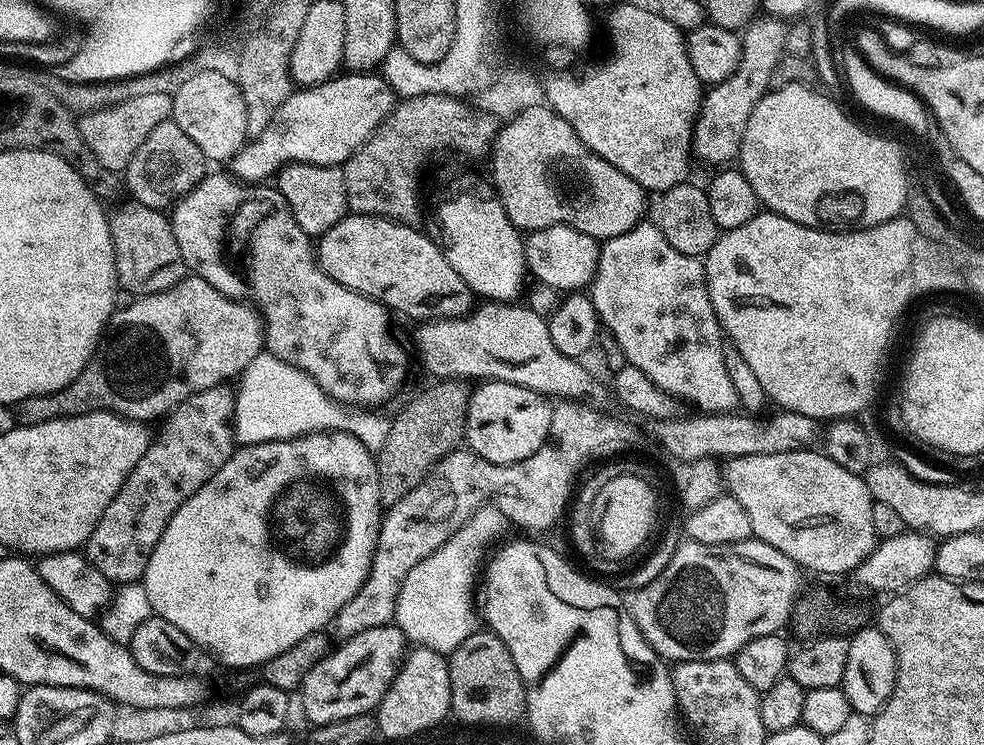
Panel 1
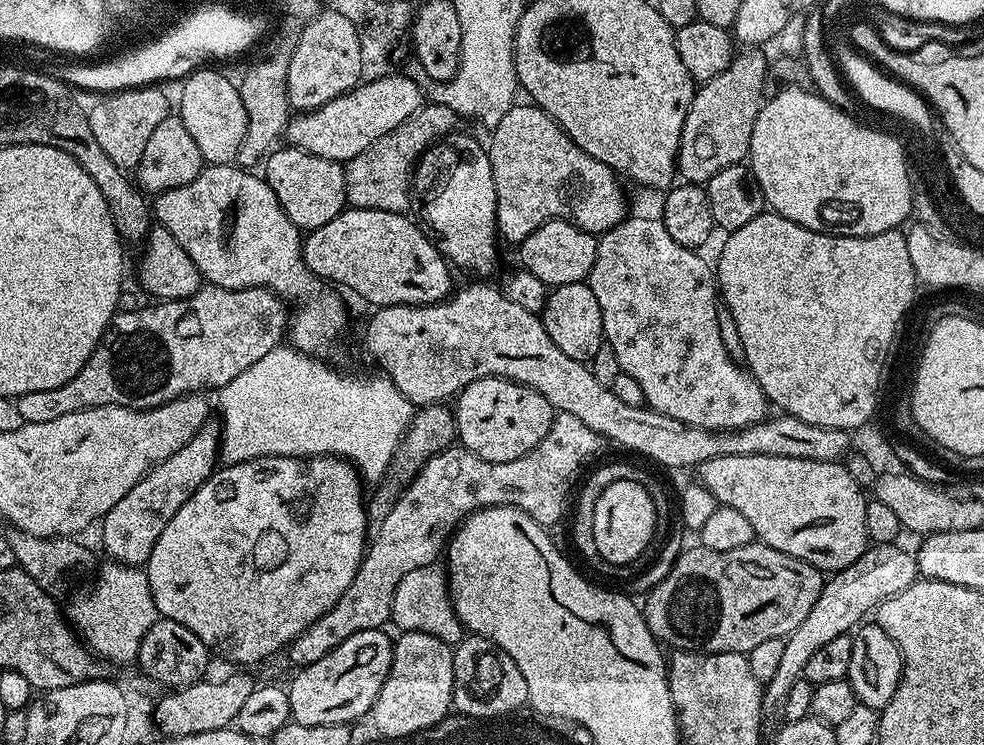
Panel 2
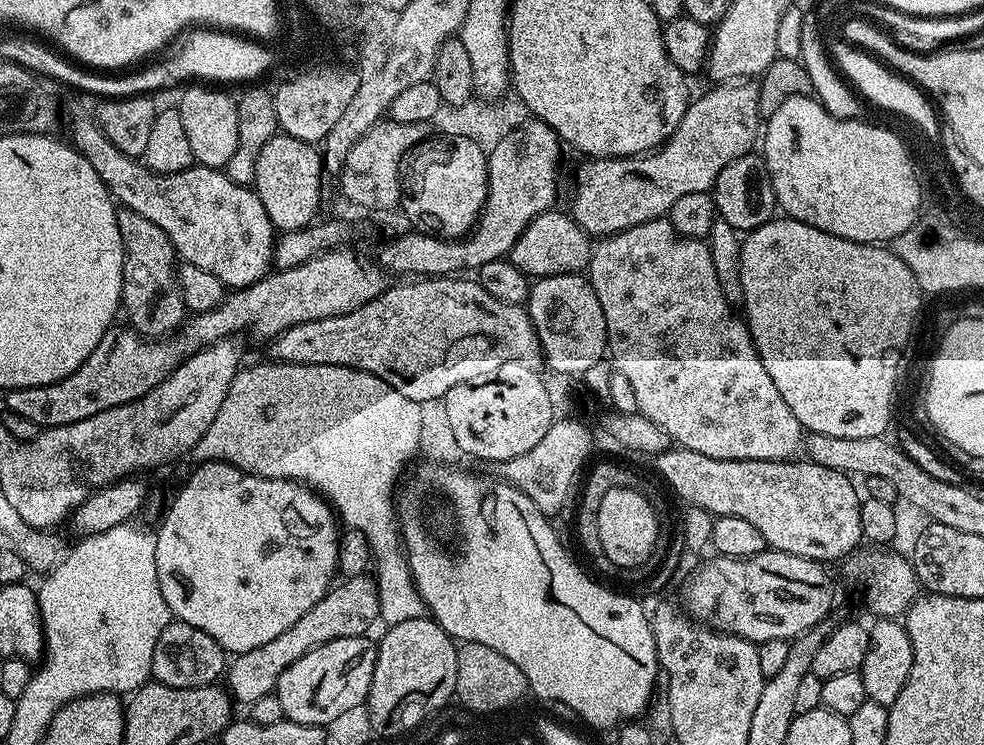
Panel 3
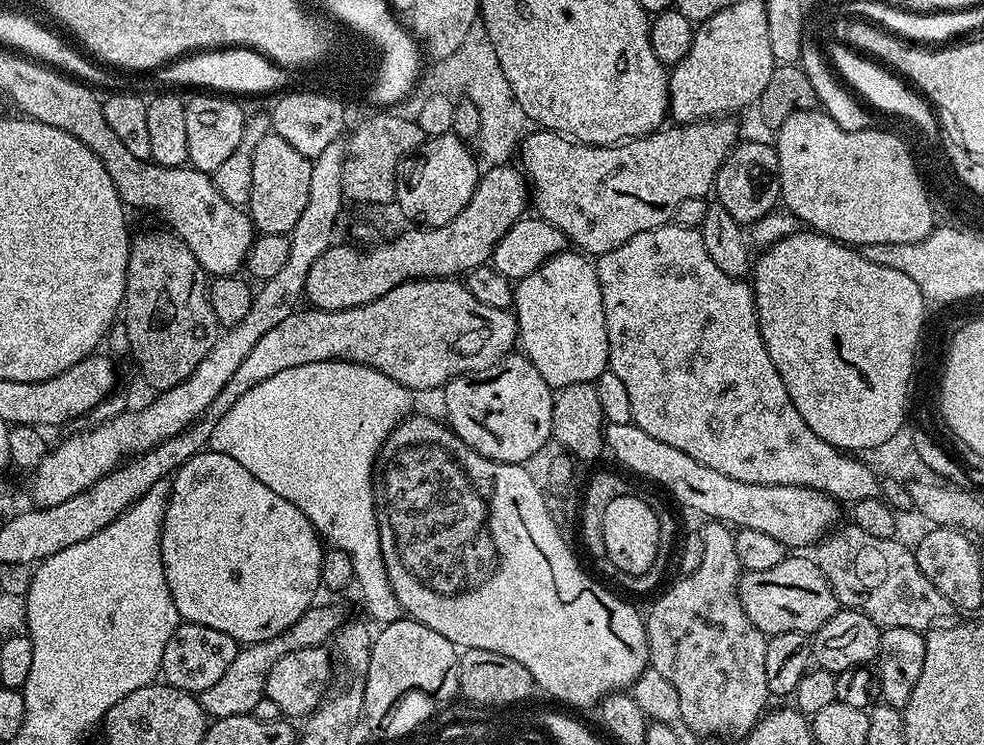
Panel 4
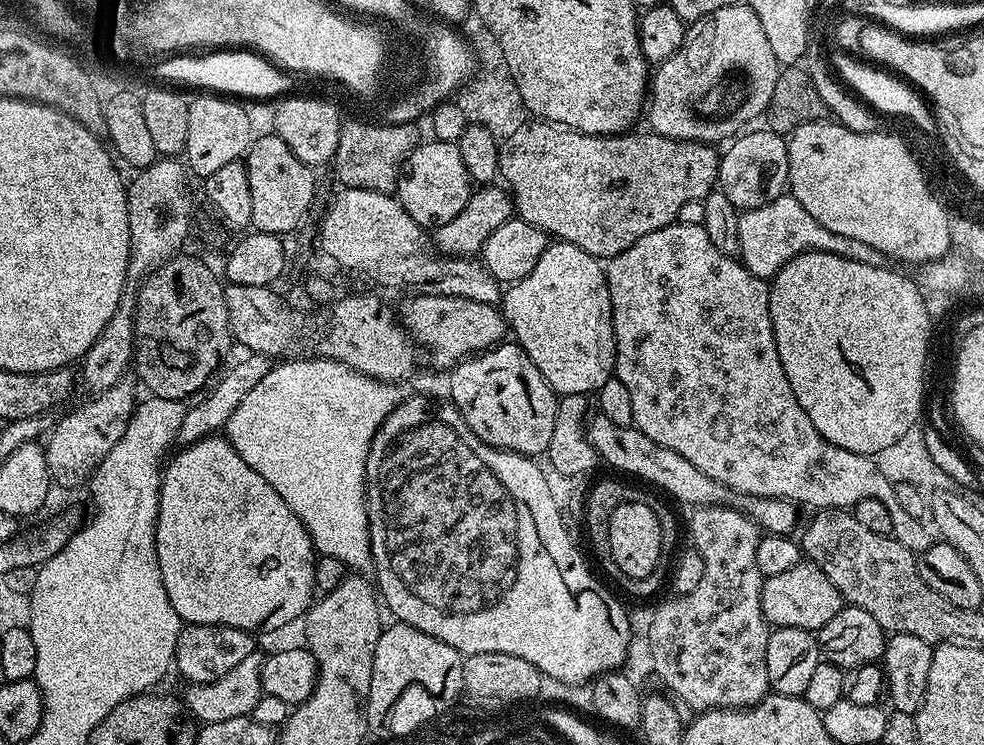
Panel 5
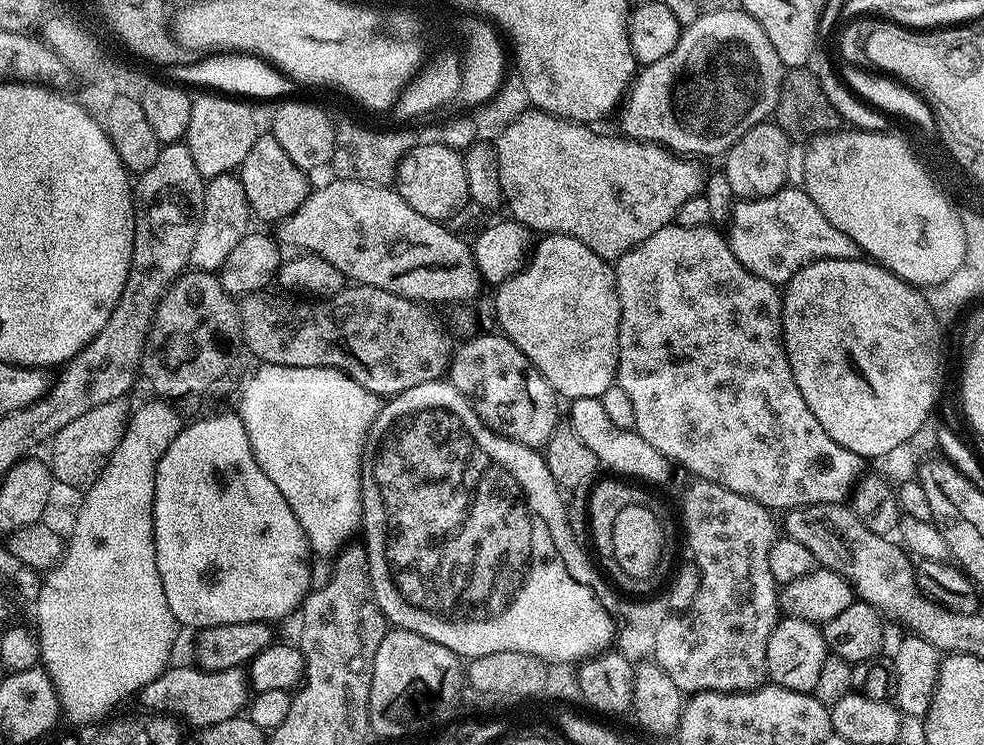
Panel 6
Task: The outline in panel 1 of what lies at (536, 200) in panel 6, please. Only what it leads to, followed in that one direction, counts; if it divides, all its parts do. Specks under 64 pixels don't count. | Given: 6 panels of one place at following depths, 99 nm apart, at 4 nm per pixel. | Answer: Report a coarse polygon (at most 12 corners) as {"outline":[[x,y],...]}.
{"outline":[[761,15],[742,58],[711,85],[692,131],[695,159],[739,157],[754,106],[786,55],[788,24]]}

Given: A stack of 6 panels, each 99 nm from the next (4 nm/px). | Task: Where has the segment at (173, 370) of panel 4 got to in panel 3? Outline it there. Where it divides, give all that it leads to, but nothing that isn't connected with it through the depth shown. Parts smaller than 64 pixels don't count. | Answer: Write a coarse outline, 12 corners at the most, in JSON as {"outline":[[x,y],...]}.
{"outline":[[117,207],[120,298],[145,338],[186,320],[176,247],[142,214]]}

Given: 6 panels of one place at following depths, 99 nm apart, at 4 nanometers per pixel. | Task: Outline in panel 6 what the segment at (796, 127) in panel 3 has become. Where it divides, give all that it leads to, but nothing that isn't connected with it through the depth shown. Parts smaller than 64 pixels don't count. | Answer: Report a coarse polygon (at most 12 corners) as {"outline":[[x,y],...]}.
{"outline":[[886,131],[807,144],[804,191],[865,257],[921,290],[966,230]]}

